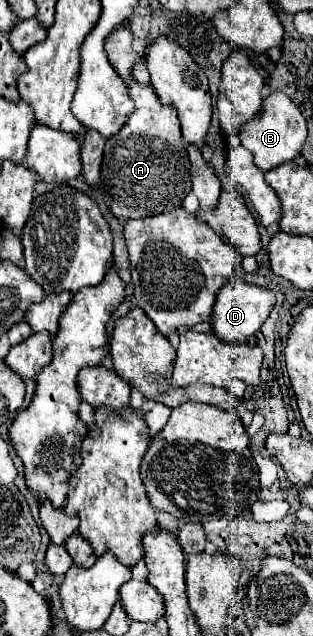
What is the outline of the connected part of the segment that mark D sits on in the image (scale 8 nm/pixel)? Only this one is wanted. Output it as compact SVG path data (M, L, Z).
M232 278L216 296L216 304L212 310L212 330L216 336L220 336L228 342L242 344L248 340L248 336L252 336L264 324L264 320L272 312L274 304L276 304L274 290Z

